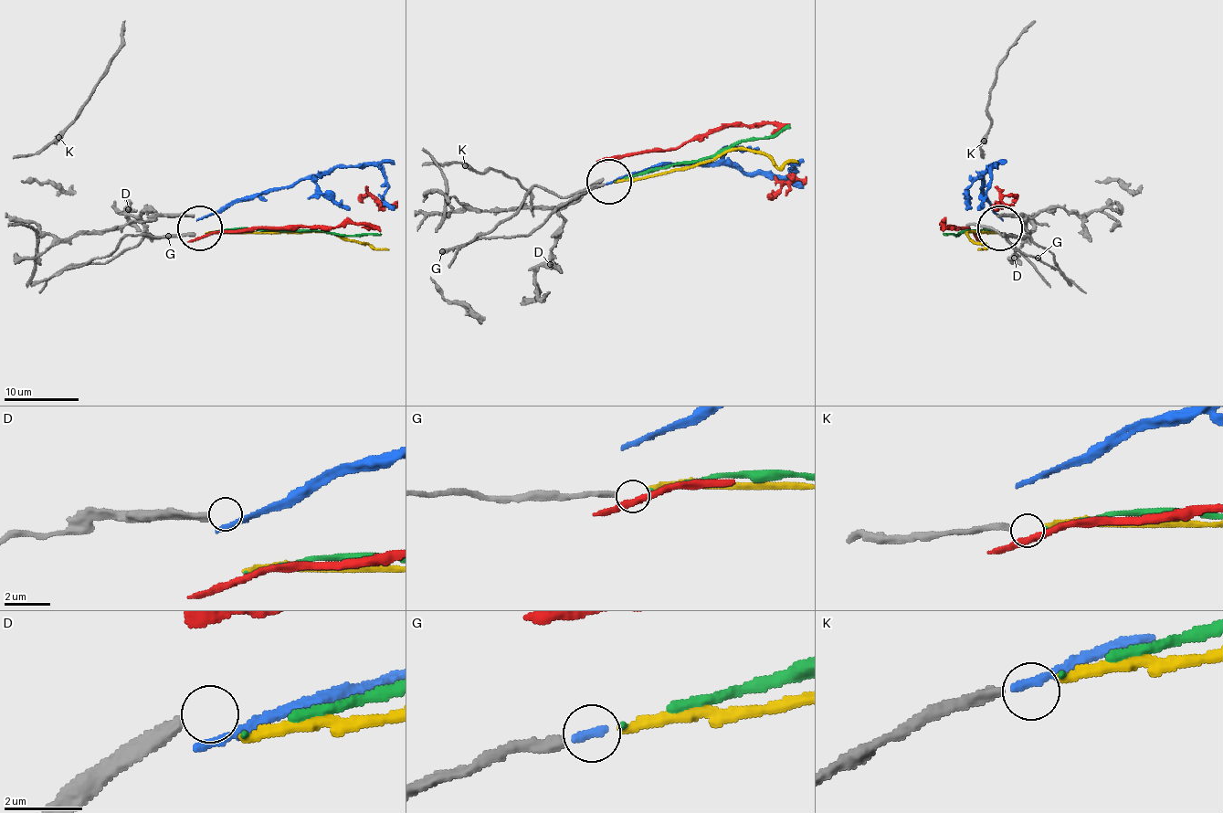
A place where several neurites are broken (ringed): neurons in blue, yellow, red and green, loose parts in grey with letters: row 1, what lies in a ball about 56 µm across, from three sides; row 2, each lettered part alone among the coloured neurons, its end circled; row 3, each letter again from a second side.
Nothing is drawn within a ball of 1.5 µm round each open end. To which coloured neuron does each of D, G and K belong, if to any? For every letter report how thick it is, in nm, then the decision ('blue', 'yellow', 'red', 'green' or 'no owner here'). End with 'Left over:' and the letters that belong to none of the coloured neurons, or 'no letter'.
D: 320 nm thick; no owner here
G: 260 nm thick; green
K: 280 nm thick; yellow
Left over: D

